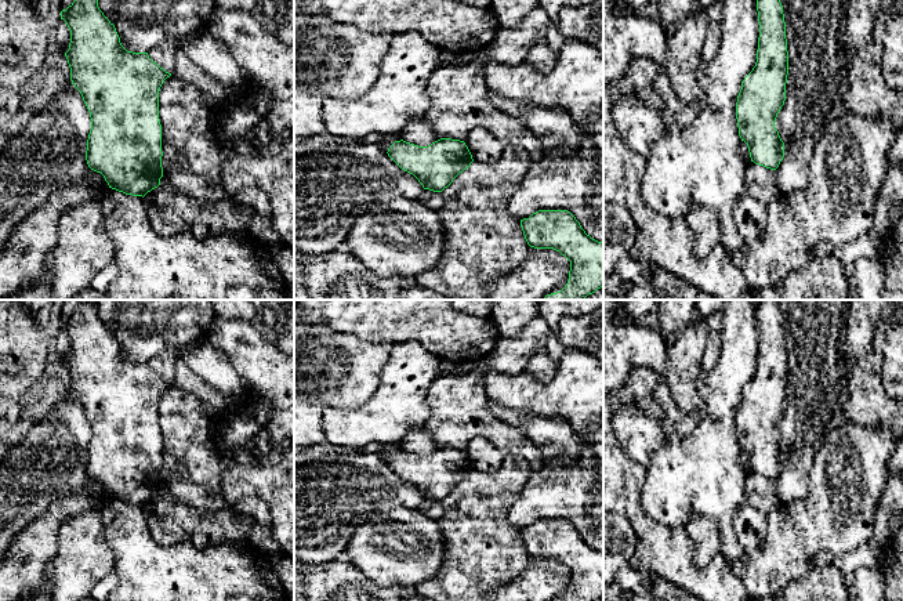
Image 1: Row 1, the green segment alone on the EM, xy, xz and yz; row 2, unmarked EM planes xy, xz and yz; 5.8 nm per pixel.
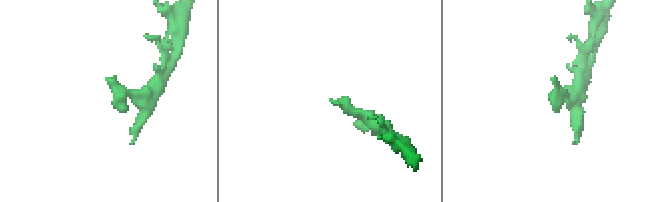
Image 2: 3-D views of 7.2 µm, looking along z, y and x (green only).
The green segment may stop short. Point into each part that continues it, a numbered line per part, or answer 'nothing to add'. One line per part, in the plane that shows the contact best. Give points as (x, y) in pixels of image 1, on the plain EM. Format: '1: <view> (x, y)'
nothing to add

